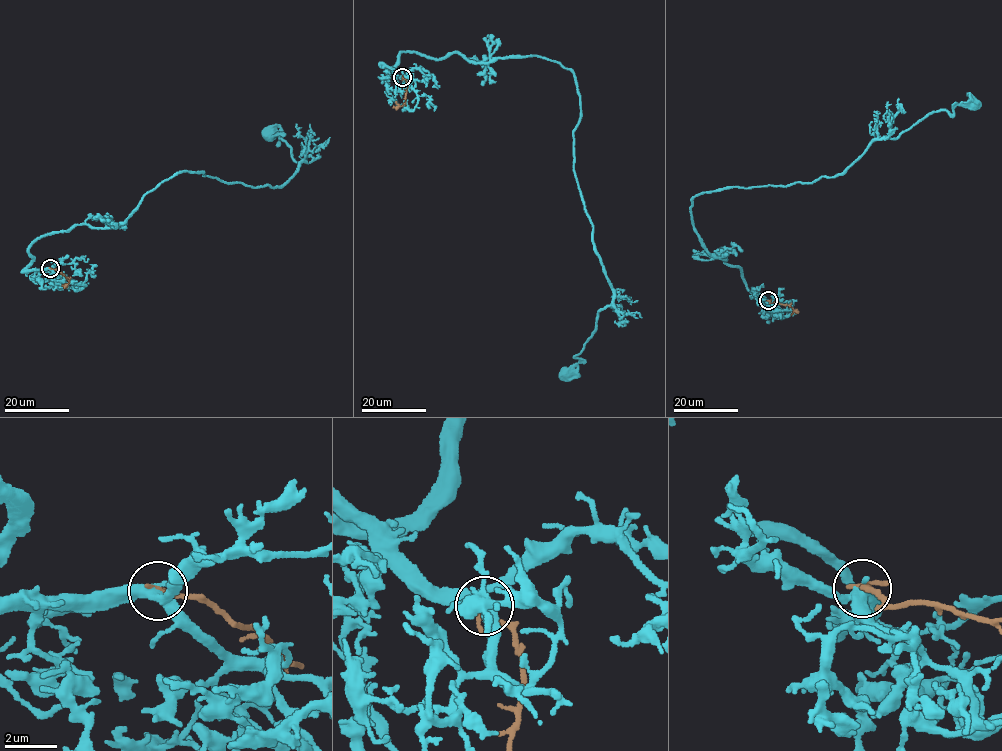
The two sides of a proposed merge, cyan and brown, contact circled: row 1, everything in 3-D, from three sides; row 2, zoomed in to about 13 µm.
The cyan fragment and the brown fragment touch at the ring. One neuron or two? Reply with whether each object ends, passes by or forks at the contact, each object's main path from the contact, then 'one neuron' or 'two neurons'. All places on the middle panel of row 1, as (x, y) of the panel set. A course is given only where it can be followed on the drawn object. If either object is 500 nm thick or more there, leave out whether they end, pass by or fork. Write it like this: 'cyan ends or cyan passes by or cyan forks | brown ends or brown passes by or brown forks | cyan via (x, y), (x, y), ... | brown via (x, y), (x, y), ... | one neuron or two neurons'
cyan forks | brown passes by | cyan via (402, 77), (384, 66), (411, 52), (476, 62), (540, 56), (574, 74), (574, 171), (613, 298), (567, 375) | brown via (402, 77), (407, 83), (405, 102), (392, 108) | two neurons

